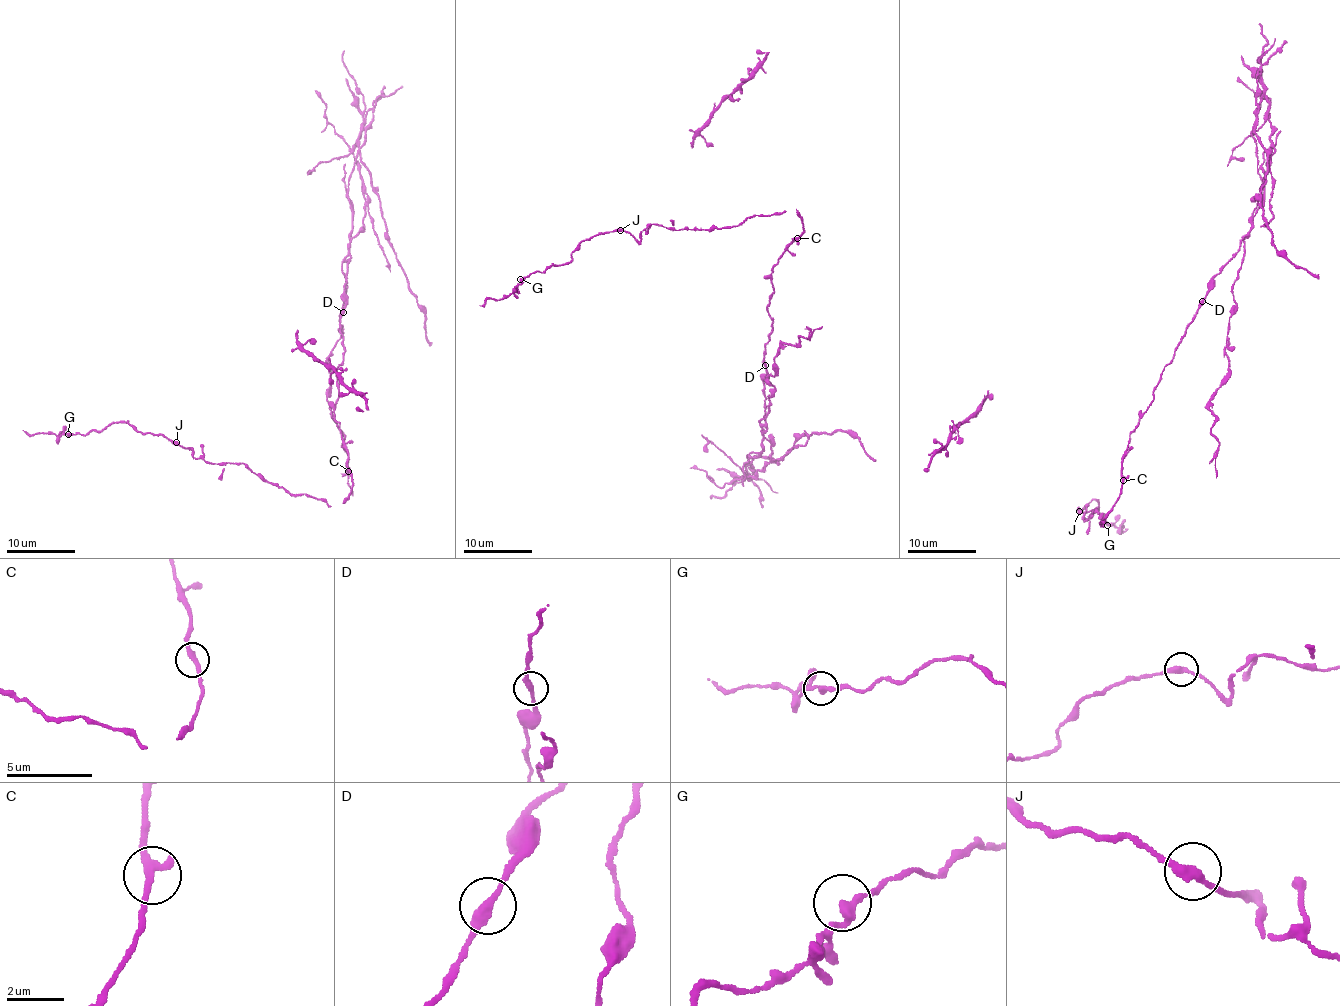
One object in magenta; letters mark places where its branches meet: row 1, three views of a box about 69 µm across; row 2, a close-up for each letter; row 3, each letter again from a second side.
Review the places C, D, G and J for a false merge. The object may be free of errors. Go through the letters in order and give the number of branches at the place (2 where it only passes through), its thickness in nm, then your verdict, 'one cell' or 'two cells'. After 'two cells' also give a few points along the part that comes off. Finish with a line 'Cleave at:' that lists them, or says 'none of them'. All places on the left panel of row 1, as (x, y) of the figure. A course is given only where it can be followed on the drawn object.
C: 2 branches meet; 320 nm thick; one cell
D: 2 branches meet; 300 nm thick; two cells; foreign part runs (343, 312), (351, 229), (347, 178), (359, 153), (377, 194), (389, 244), (425, 314), (429, 346)
G: 2 branches meet; 280 nm thick; one cell
J: 2 branches meet; 300 nm thick; one cell
Cleave at: D

